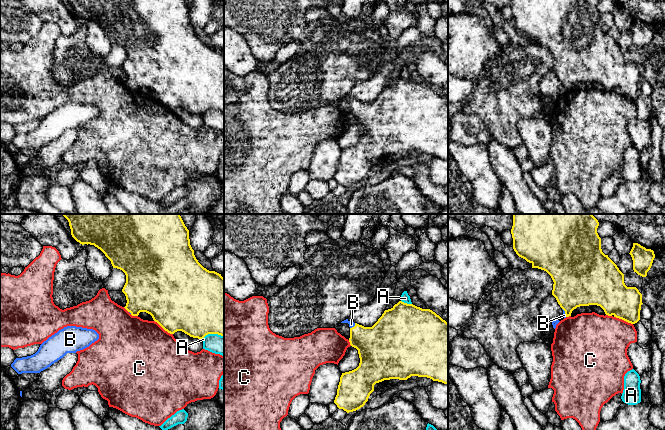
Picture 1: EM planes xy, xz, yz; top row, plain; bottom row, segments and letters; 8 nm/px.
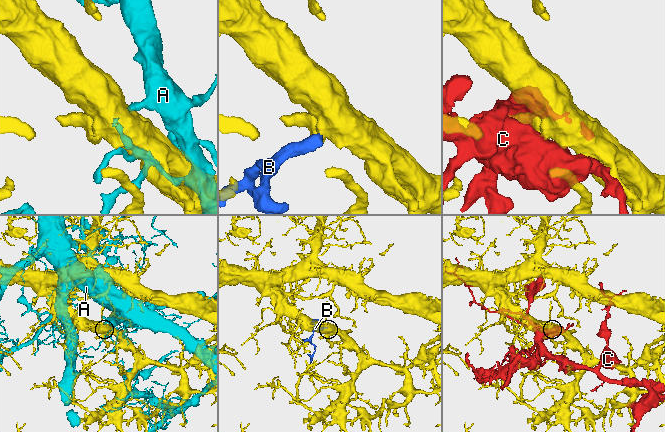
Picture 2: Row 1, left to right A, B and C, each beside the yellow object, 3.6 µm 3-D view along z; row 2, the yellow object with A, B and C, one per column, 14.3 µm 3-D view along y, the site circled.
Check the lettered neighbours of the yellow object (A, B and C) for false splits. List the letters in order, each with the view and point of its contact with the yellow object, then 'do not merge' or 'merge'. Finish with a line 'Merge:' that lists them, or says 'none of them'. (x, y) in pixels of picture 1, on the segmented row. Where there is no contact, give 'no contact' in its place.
A: contact xz (406, 303); do not merge
B: contact yz (565, 312); merge
C: contact xy (163, 328); do not merge
Merge: B

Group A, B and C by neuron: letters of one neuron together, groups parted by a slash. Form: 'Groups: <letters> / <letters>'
Groups: A / B / C

